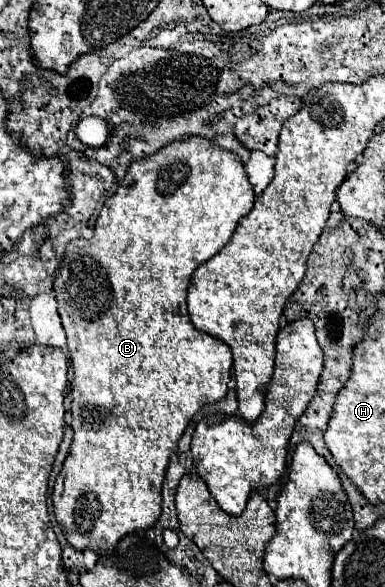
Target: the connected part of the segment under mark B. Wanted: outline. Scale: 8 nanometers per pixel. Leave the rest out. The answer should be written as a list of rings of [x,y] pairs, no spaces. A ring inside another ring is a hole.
[[[185,137],[185,141],[175,141],[173,145],[165,145],[165,149],[159,149],[157,153],[153,153],[149,157],[131,161],[127,175],[123,177],[117,193],[105,201],[105,205],[95,221],[93,237],[89,241],[77,239],[67,245],[65,255],[55,273],[53,289],[57,295],[57,303],[59,303],[59,315],[61,315],[65,331],[67,331],[67,345],[69,345],[69,357],[71,357],[71,367],[73,367],[69,411],[73,415],[71,427],[75,431],[75,437],[69,447],[69,457],[63,461],[65,489],[63,489],[59,505],[55,507],[55,519],[61,525],[65,539],[75,549],[79,549],[79,551],[93,549],[97,555],[107,555],[117,547],[117,543],[127,533],[153,527],[153,523],[159,519],[159,513],[161,513],[161,485],[163,485],[167,463],[169,463],[173,451],[177,449],[177,439],[183,435],[187,423],[201,409],[201,405],[215,403],[225,397],[227,383],[231,379],[231,363],[233,363],[231,349],[223,341],[195,329],[195,325],[191,323],[191,319],[187,315],[185,293],[187,293],[193,271],[225,247],[225,243],[231,239],[237,223],[251,211],[253,201],[255,201],[253,185],[249,183],[245,167],[235,153],[221,149],[219,145],[213,145],[213,141],[205,141],[203,137]]]

